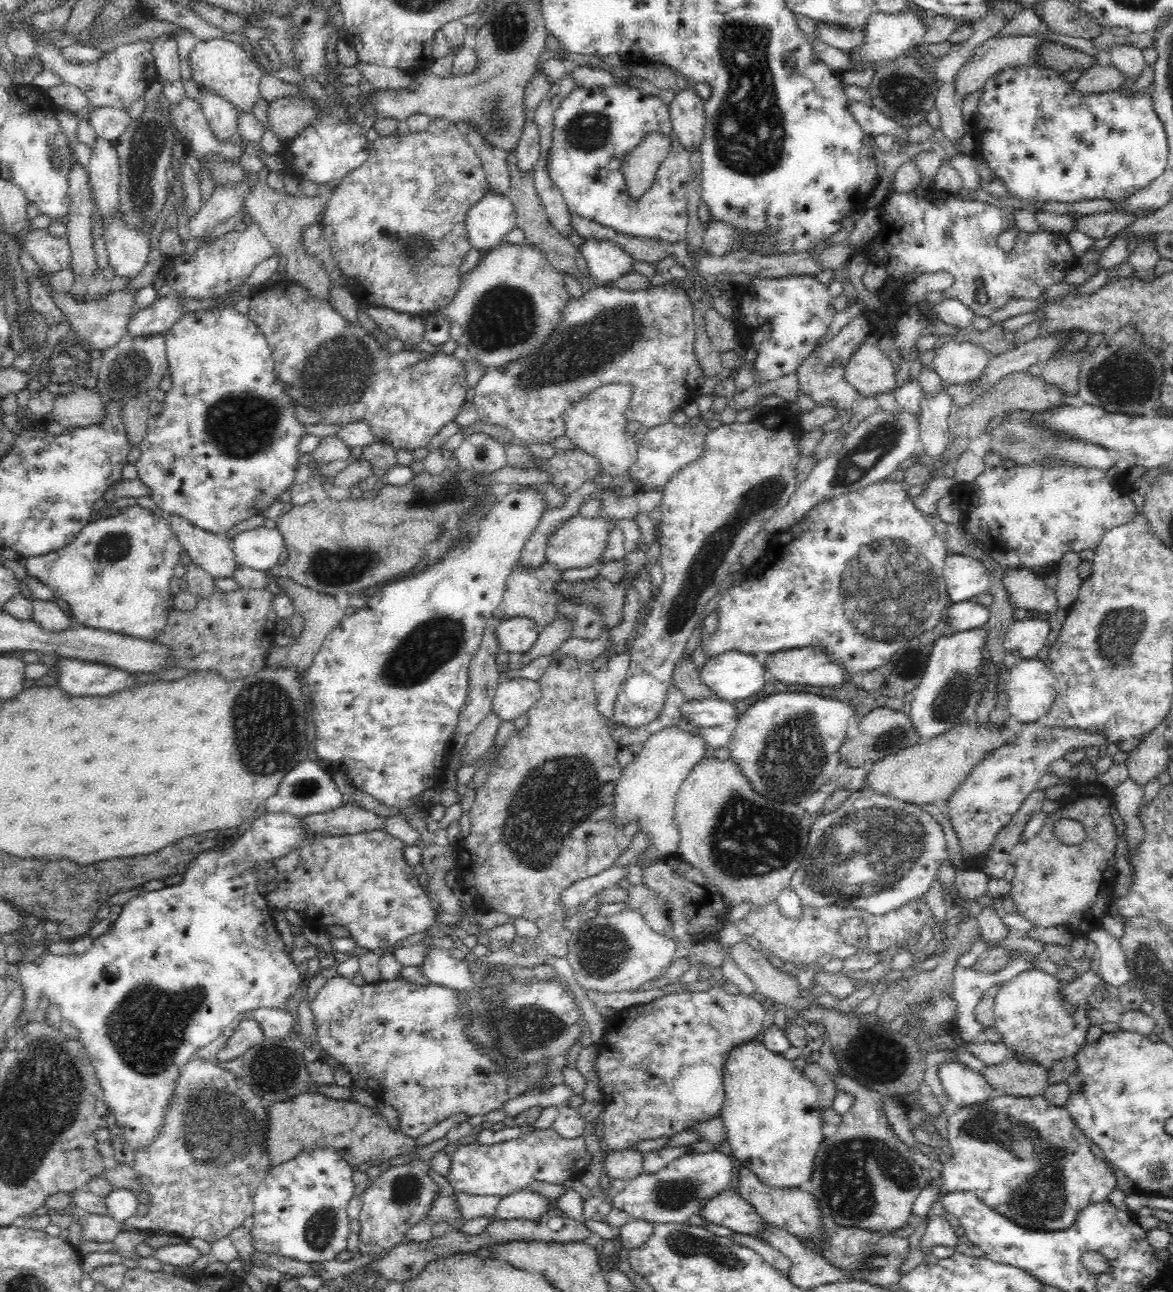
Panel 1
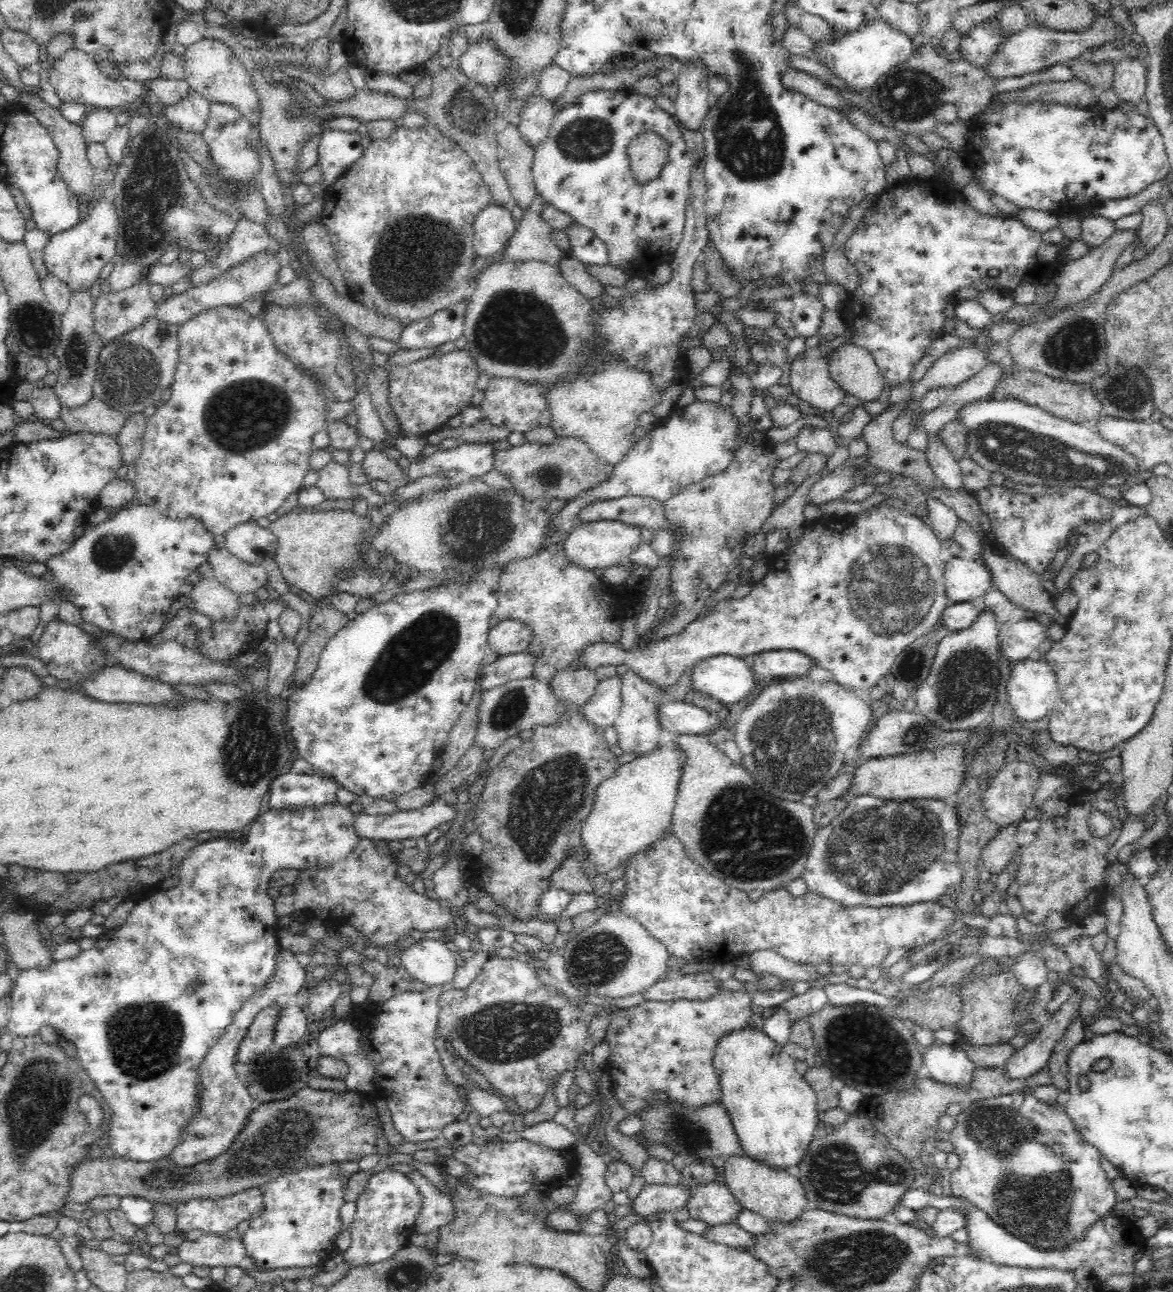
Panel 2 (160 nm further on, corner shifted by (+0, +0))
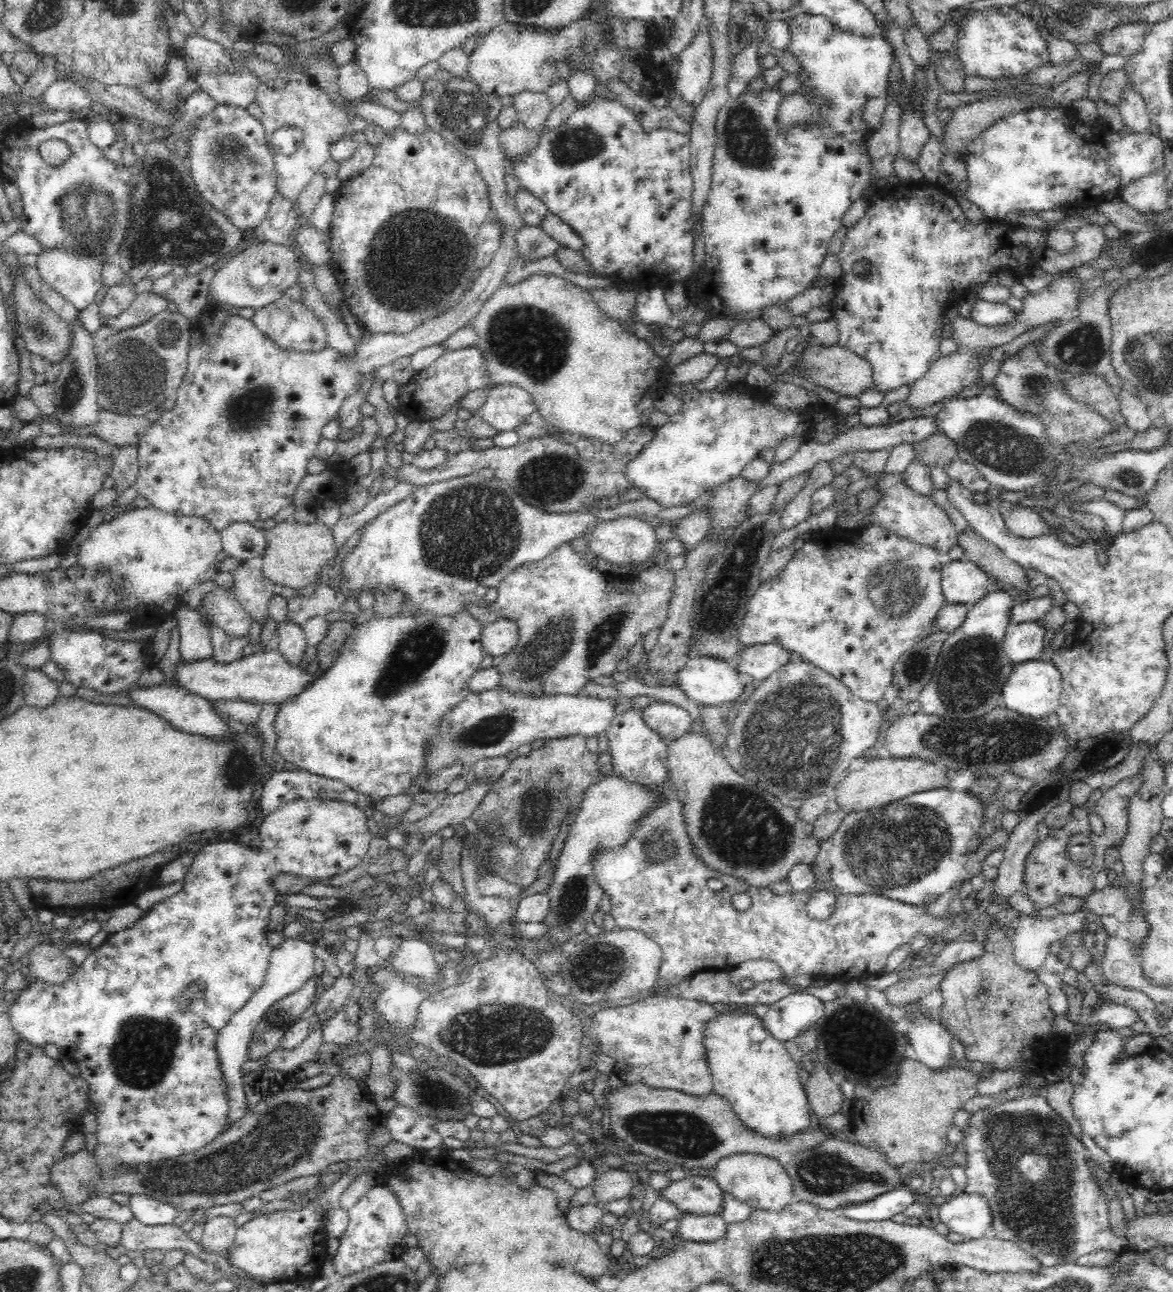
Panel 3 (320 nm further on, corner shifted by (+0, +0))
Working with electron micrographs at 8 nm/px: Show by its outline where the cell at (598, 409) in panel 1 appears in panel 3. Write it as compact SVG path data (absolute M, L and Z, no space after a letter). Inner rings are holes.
M553 274L532 275L512 286L508 286L503 282L498 287L498 290L495 290L494 294L490 295L490 298L482 306L482 310L478 311L478 315L473 319L472 325L474 325L476 333L478 333L479 340L476 346L482 351L482 355L486 359L491 384L493 386L514 384L529 392L544 420L549 426L557 428L559 432L566 431L570 434L584 435L603 443L616 444L616 442L624 438L630 429L636 428L636 426L645 421L645 415L653 409L654 402L660 398L660 393L664 392L668 385L669 369L665 358L653 354L649 344L639 340L634 333L628 332L620 326L619 322L606 317L600 311L597 302L592 298L589 291L585 291L576 283L564 280Z

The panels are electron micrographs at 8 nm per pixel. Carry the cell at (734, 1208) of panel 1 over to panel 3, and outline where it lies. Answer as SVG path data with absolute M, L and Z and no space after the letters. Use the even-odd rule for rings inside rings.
M688 1175L682 1180L672 1181L664 1190L658 1192L658 1199L664 1199L683 1213L719 1214L722 1210L722 1191L717 1180L710 1176Z

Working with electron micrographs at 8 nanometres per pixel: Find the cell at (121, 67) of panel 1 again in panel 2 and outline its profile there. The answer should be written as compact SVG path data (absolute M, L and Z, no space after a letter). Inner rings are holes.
M68 49L65 54L54 62L49 82L54 87L62 103L78 102L87 108L107 109L124 104L138 106L144 99L142 96L142 82L127 79L110 80L94 58L90 58L83 50Z

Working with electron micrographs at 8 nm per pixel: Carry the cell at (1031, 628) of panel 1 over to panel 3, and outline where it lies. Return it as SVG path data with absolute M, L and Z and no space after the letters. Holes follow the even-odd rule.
M1036 622L1012 623L1007 626L1003 647L1013 664L1036 660L1042 652L1045 626Z

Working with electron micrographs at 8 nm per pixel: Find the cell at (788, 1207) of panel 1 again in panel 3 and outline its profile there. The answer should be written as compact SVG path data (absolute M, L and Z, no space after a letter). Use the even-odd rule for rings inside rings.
M738 1153L716 1162L711 1177L717 1180L721 1190L729 1192L751 1209L780 1210L794 1200L792 1181L782 1167L782 1159L770 1158L758 1153Z

